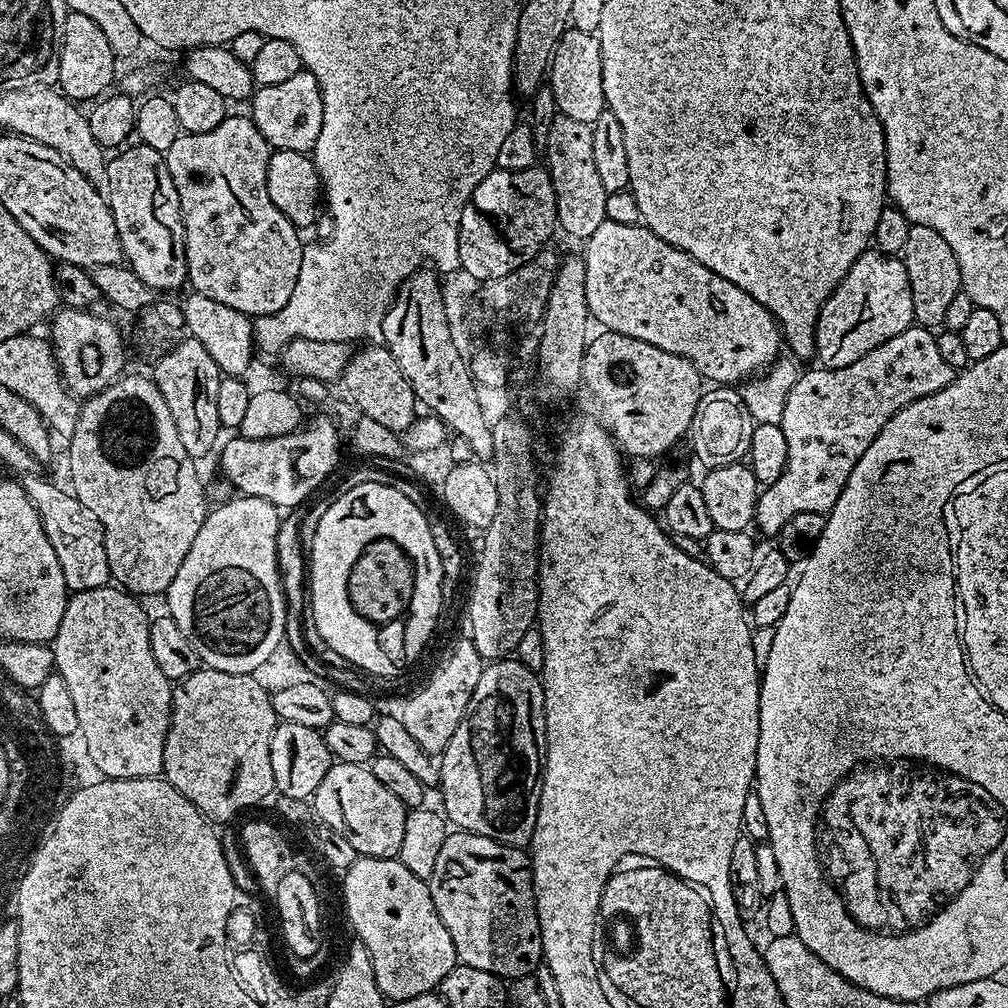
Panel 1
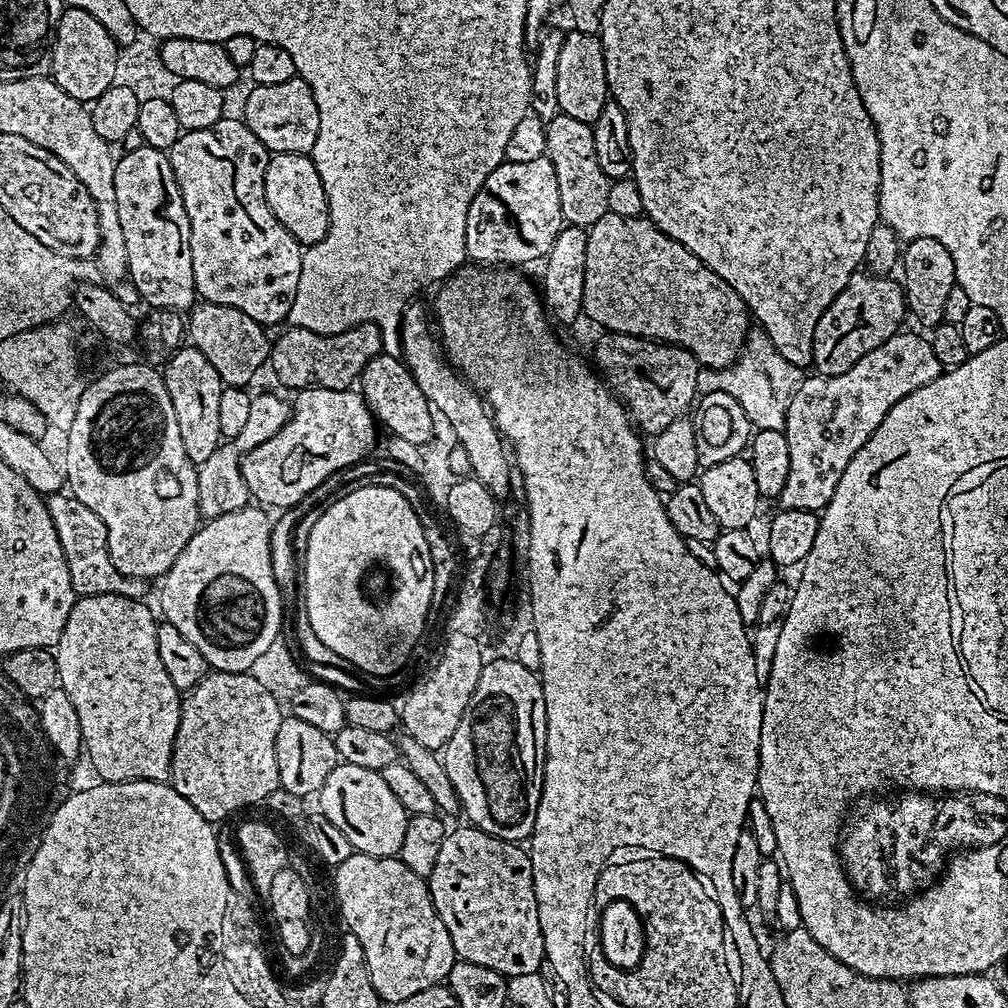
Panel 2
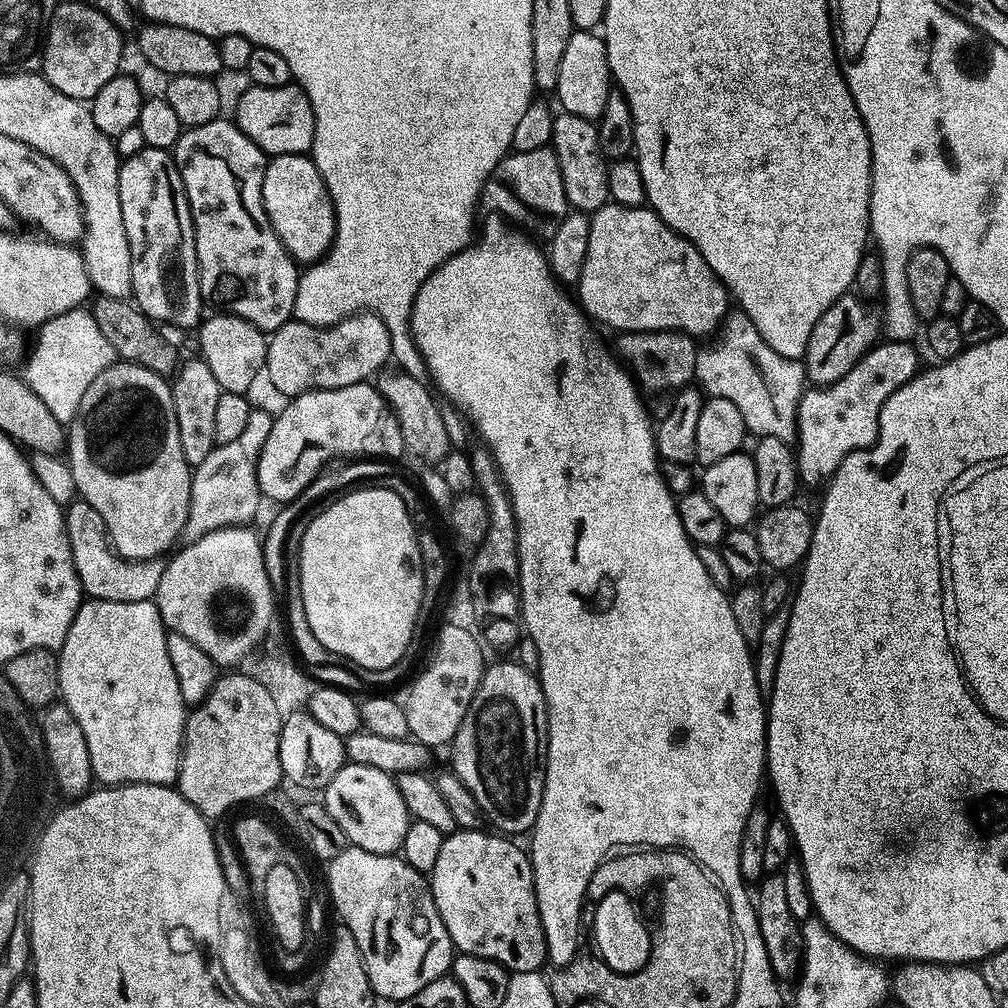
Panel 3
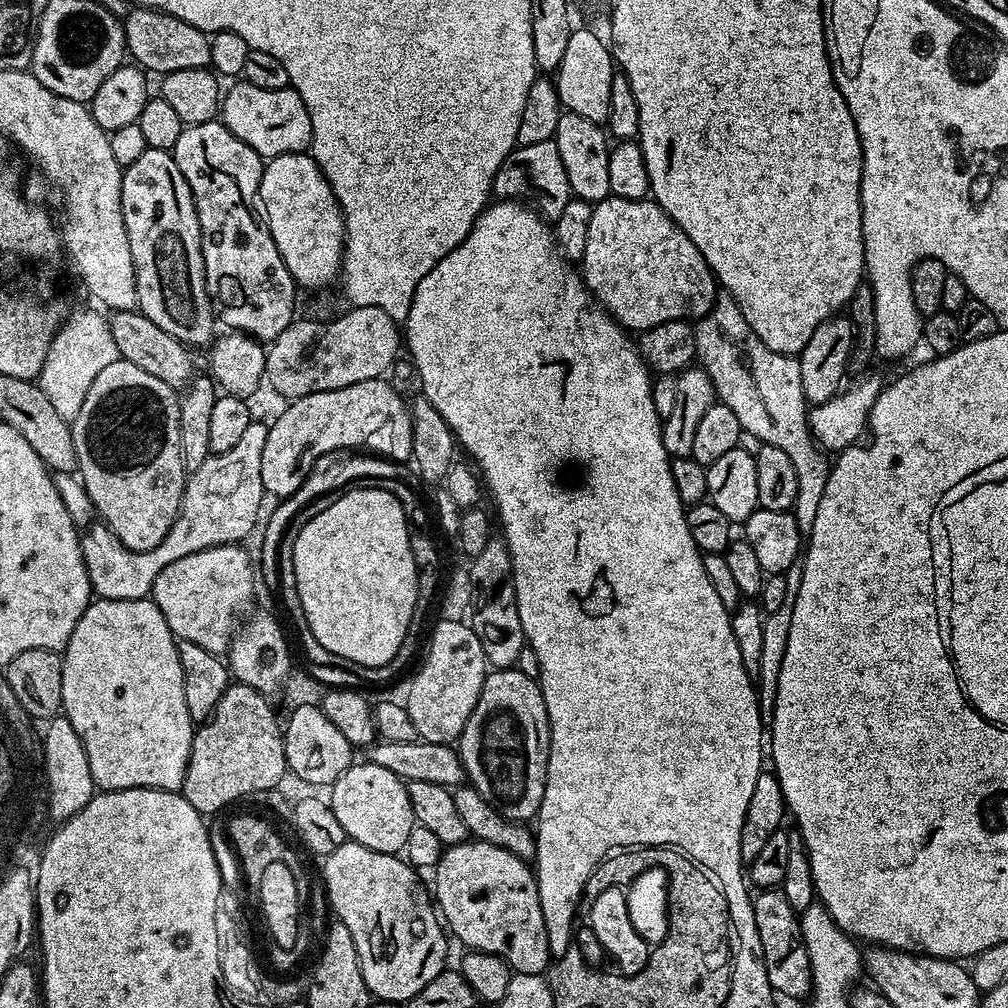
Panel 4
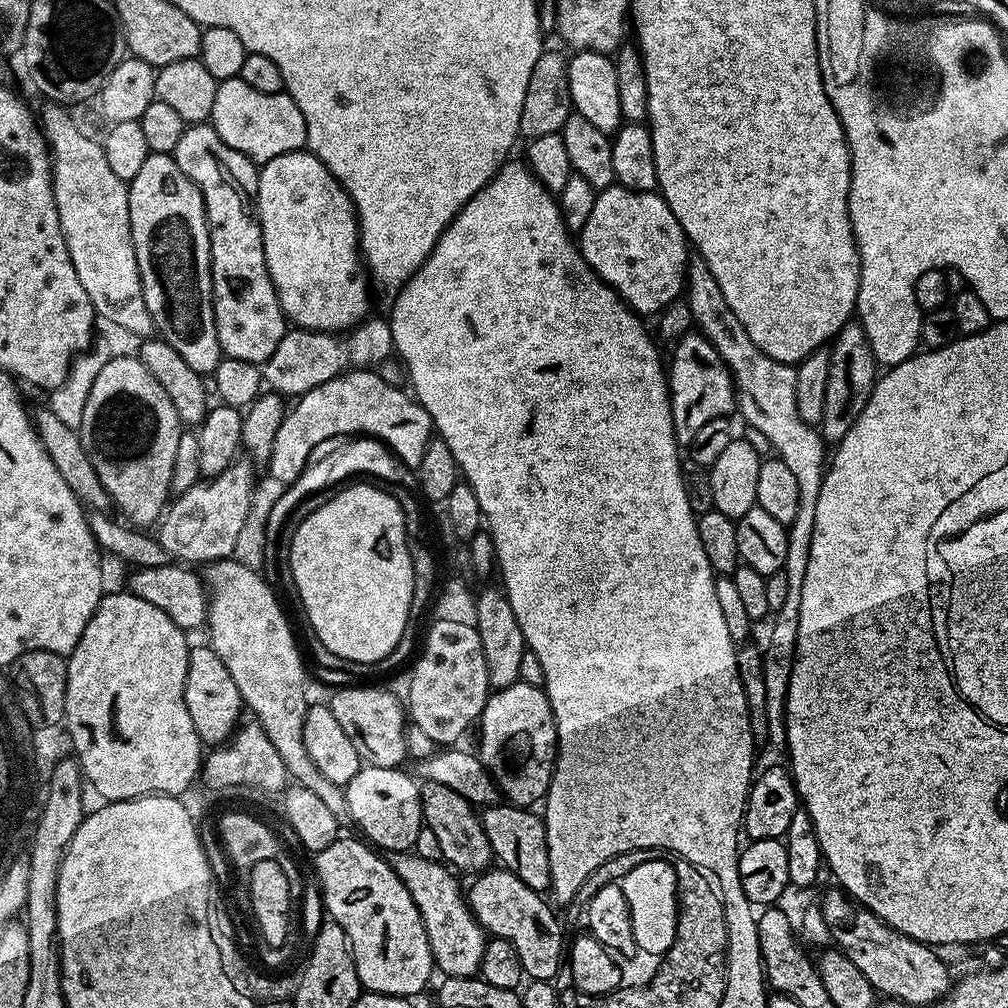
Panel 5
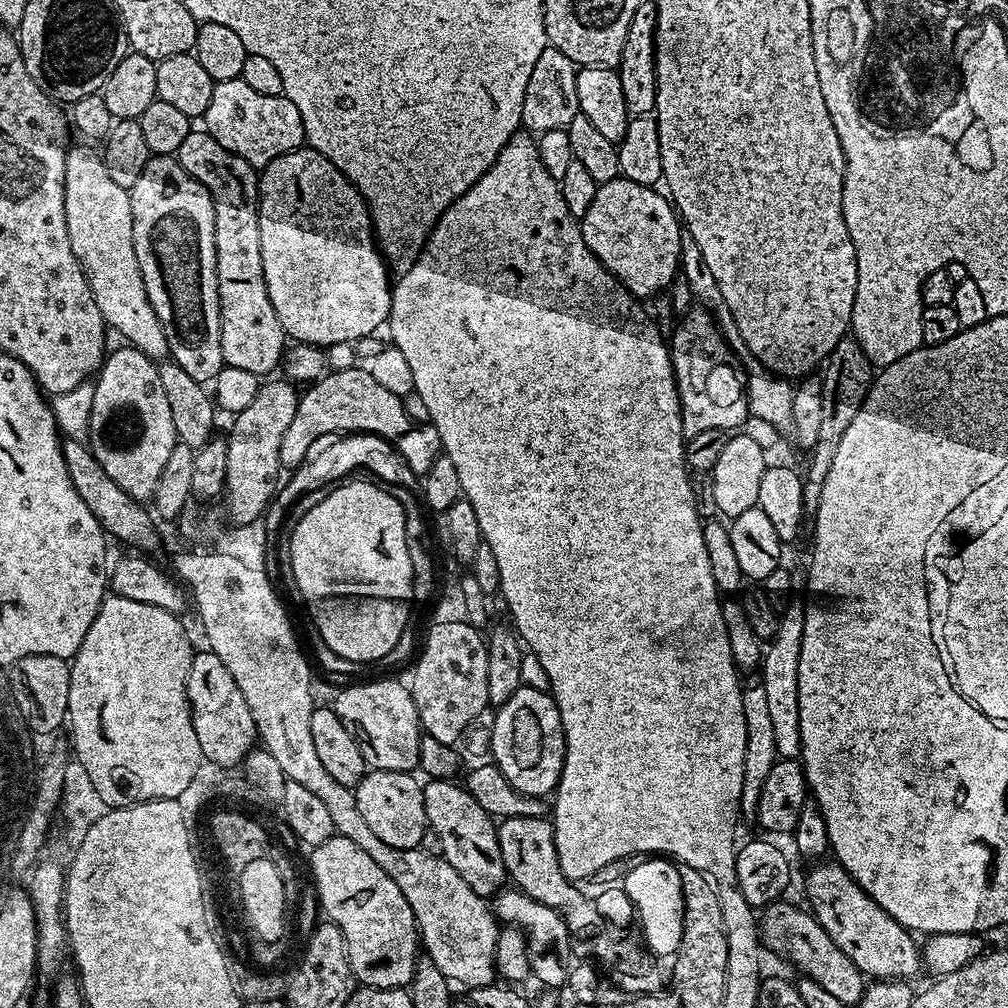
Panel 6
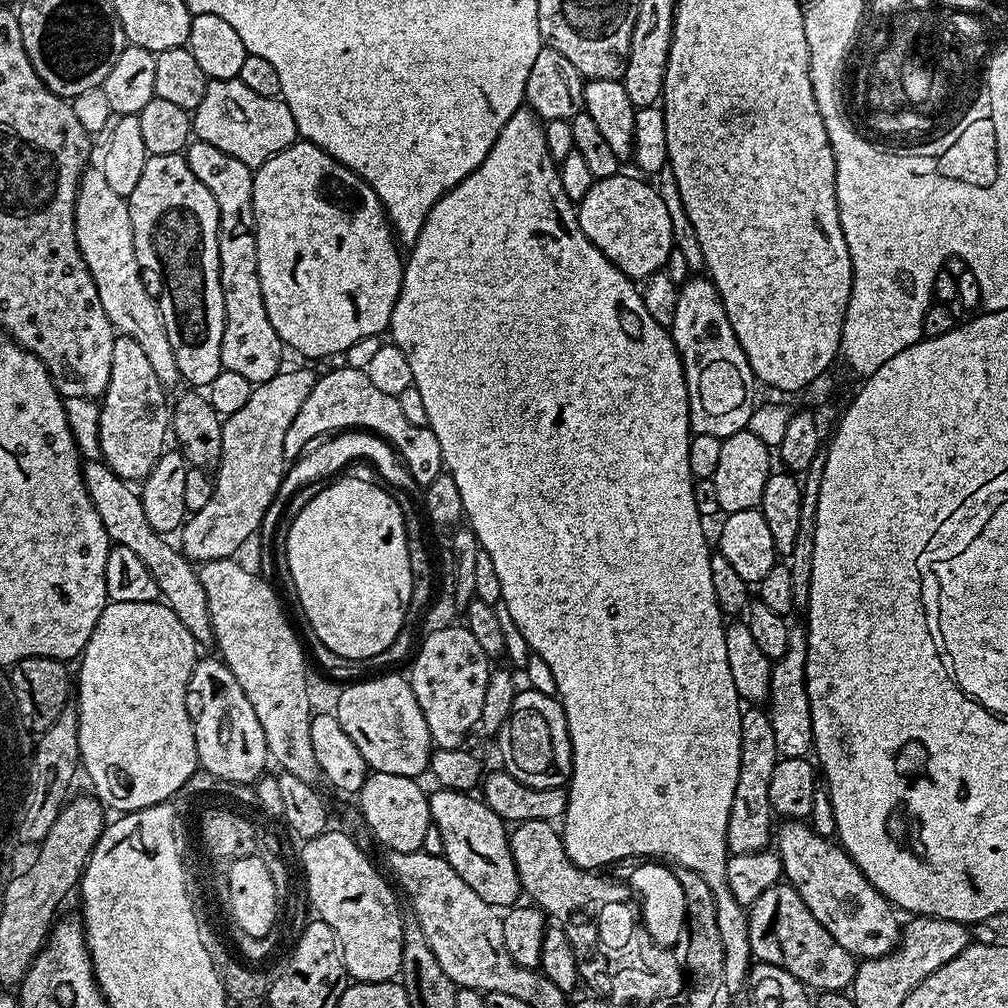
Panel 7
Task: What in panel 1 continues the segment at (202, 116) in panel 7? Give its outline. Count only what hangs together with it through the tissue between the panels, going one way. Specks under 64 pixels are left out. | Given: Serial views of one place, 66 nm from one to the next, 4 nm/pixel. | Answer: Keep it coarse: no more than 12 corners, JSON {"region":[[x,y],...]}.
{"region":[[301,70],[259,86],[250,118],[273,149],[311,153],[322,94]]}

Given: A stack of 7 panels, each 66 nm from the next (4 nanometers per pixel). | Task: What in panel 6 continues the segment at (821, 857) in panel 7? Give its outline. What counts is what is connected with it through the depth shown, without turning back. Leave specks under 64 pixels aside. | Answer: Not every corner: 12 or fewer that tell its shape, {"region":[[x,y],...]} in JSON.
{"region":[[839,864],[809,874],[808,900],[865,977],[921,971],[913,933]]}

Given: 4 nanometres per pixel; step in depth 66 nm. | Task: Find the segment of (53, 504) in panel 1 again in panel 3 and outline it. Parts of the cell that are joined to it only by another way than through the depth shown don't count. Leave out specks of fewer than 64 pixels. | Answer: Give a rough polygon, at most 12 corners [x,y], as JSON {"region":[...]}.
{"region":[[94,506],[66,508],[85,597],[152,600],[165,561],[122,560]]}

